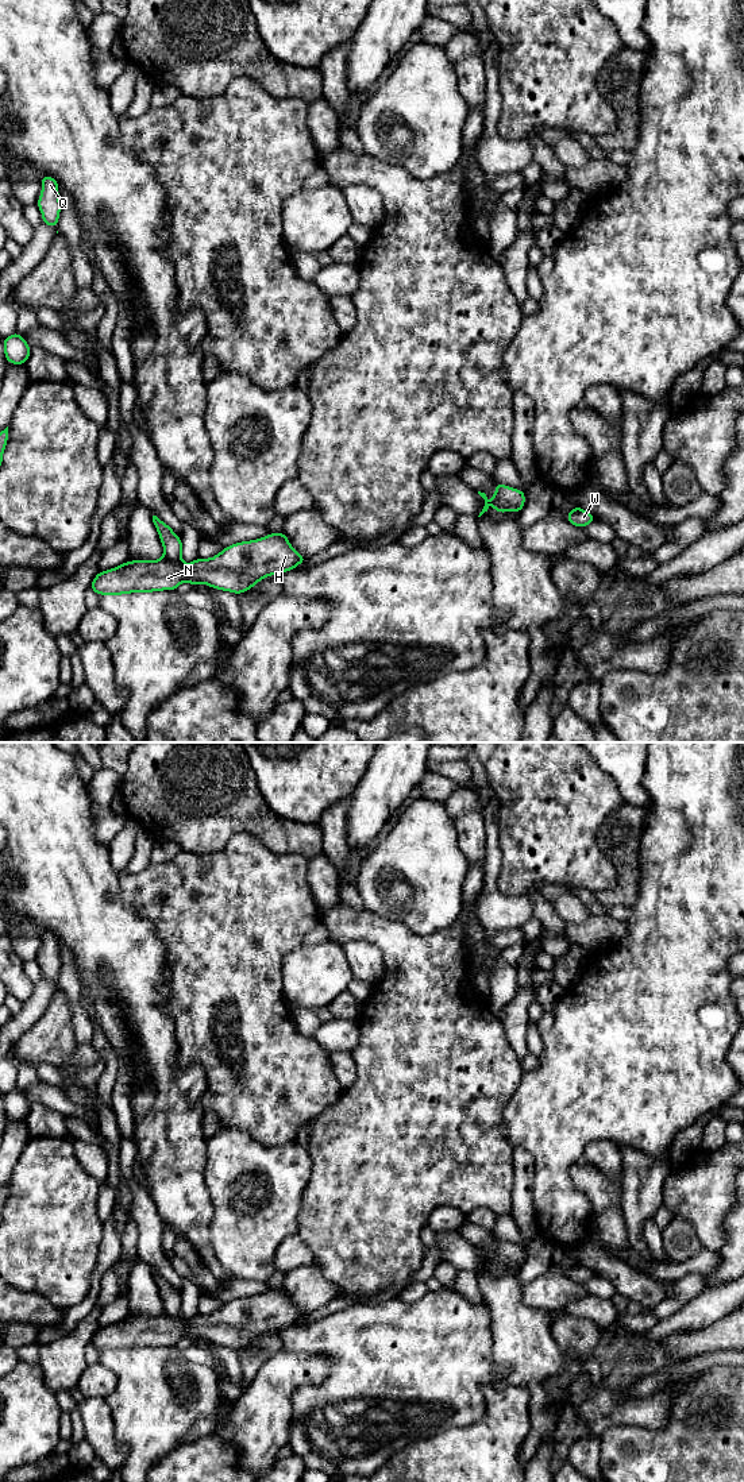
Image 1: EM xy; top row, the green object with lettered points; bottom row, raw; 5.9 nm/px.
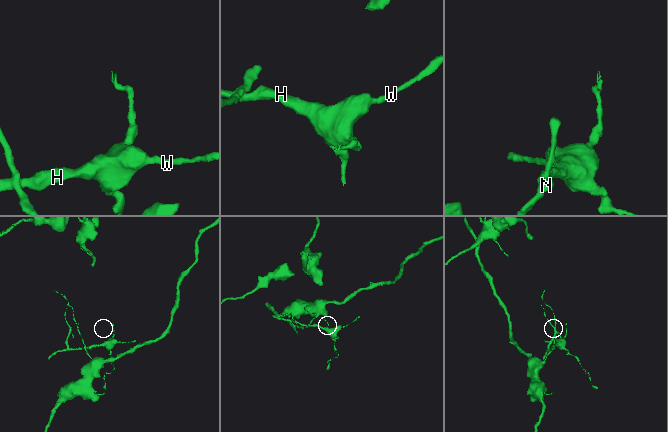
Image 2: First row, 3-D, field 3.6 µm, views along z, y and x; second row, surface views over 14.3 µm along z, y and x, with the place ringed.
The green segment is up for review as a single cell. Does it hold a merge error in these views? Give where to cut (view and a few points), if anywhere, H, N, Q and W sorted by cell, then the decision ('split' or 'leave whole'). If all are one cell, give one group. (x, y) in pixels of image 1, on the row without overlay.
cut xy (165, 1312), (170, 1316), (180, 1316); groups H N W / Q; split

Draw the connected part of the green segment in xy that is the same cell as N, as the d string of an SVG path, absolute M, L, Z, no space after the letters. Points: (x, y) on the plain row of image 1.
M285 1289L235 1298L211 1315L197 1313L190 1320L182 1316L132 1316L100 1327L90 1344L97 1351L122 1351L176 1346L188 1336L193 1343L205 1339L216 1346L242 1350L270 1331L294 1325L308 1313L300 1312Z

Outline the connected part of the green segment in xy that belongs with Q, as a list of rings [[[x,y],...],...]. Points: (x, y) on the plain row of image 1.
[[[51,931],[41,934],[42,948],[36,957],[41,965],[43,980],[57,984],[61,969],[61,956],[58,952],[58,938]]]

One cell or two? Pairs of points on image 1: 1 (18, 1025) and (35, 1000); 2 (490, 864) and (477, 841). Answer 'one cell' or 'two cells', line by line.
1: one cell
2: two cells

